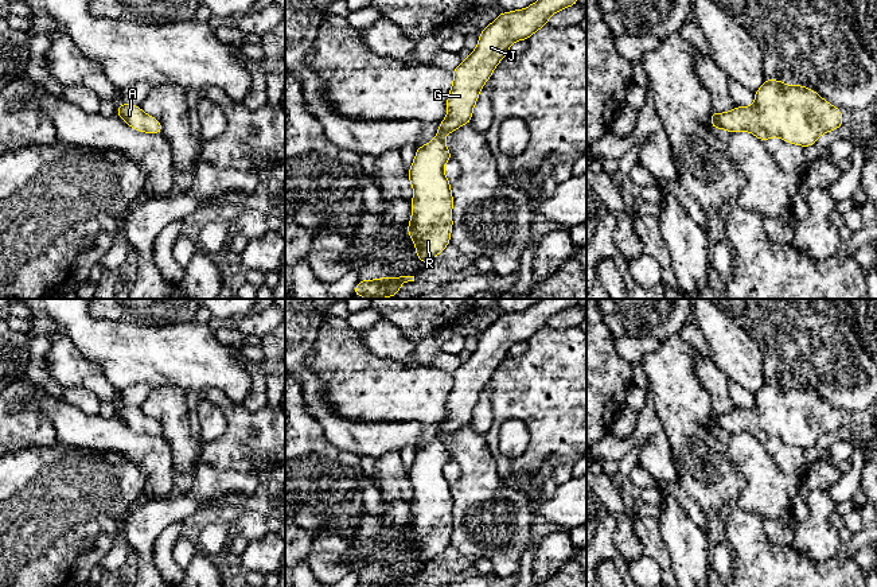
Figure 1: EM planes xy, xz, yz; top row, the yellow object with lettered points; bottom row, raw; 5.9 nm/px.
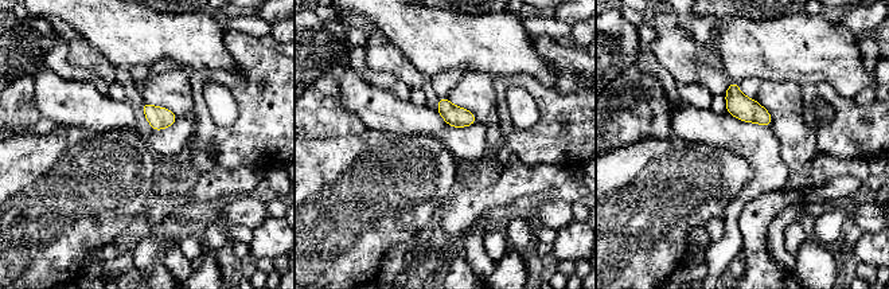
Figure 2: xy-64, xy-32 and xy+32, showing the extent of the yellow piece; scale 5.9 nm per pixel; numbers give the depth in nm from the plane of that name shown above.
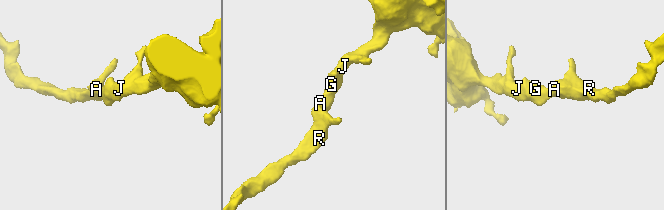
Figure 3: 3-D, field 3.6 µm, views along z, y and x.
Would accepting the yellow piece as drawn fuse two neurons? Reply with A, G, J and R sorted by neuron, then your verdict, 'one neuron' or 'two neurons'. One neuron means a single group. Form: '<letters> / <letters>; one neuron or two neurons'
A G J R; one neuron

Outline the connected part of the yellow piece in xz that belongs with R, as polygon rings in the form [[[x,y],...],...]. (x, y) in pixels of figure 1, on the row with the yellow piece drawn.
[[[538,0],[527,8],[499,13],[480,32],[476,48],[452,71],[453,83],[447,100],[447,117],[438,124],[434,139],[417,148],[408,172],[413,186],[412,217],[408,225],[408,234],[414,241],[417,258],[425,265],[447,248],[451,242],[451,230],[453,228],[453,195],[451,182],[444,175],[444,164],[452,159],[452,155],[447,148],[444,136],[471,123],[473,106],[482,88],[491,78],[499,62],[508,54],[510,46],[517,40],[527,40],[535,31],[547,24],[551,15],[576,4],[577,0]]]

